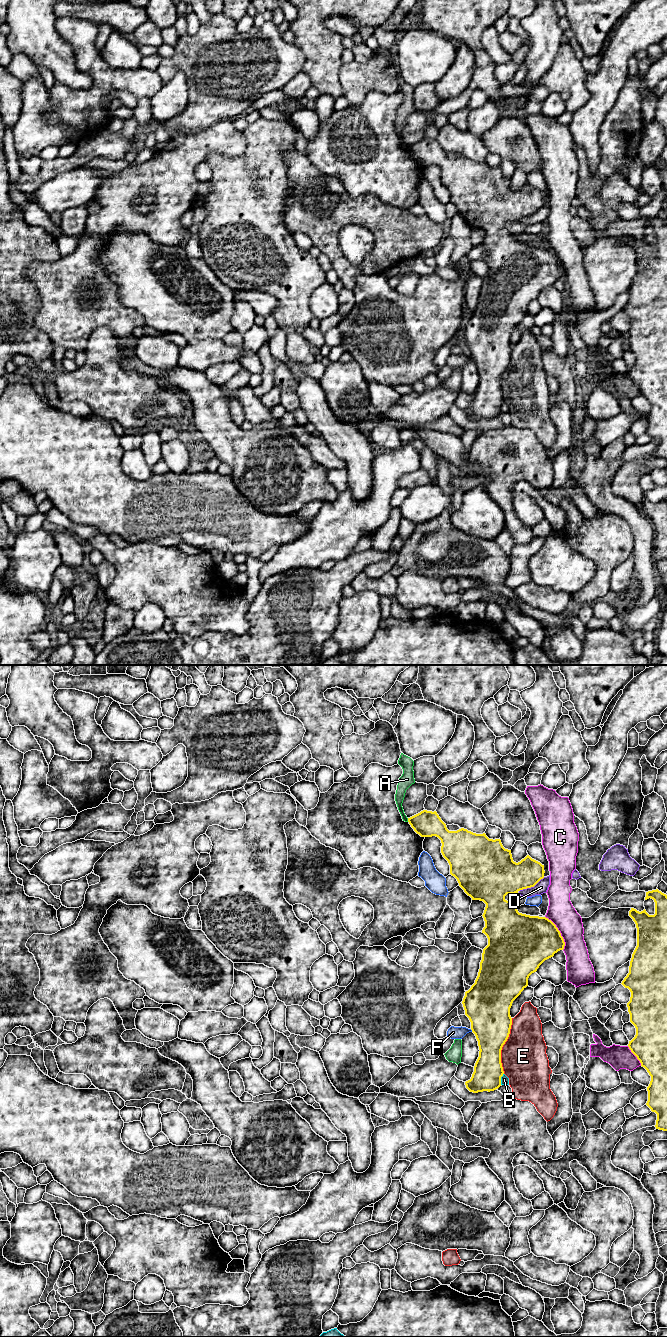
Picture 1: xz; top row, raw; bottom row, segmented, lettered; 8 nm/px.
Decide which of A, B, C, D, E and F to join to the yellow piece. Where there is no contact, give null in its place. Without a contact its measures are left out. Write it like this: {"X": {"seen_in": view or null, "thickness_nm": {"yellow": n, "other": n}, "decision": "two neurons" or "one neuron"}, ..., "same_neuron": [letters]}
{"A": {"seen_in": "xz", "thickness_nm": {"yellow": 200, "other": 80}, "decision": "two neurons"}, "B": {"seen_in": "xz", "thickness_nm": {"yellow": 240, "other": 60}, "decision": "two neurons"}, "C": {"seen_in": "xz", "thickness_nm": {"yellow": 400, "other": 220}, "decision": "two neurons"}, "D": {"seen_in": "xz", "thickness_nm": {"yellow": 300, "other": 100}, "decision": "two neurons"}, "E": {"seen_in": "xz", "thickness_nm": {"yellow": 320, "other": 360}, "decision": "two neurons"}, "F": {"seen_in": "xz", "thickness_nm": {"yellow": 380, "other": 100}, "decision": "two neurons"}, "same_neuron": []}

